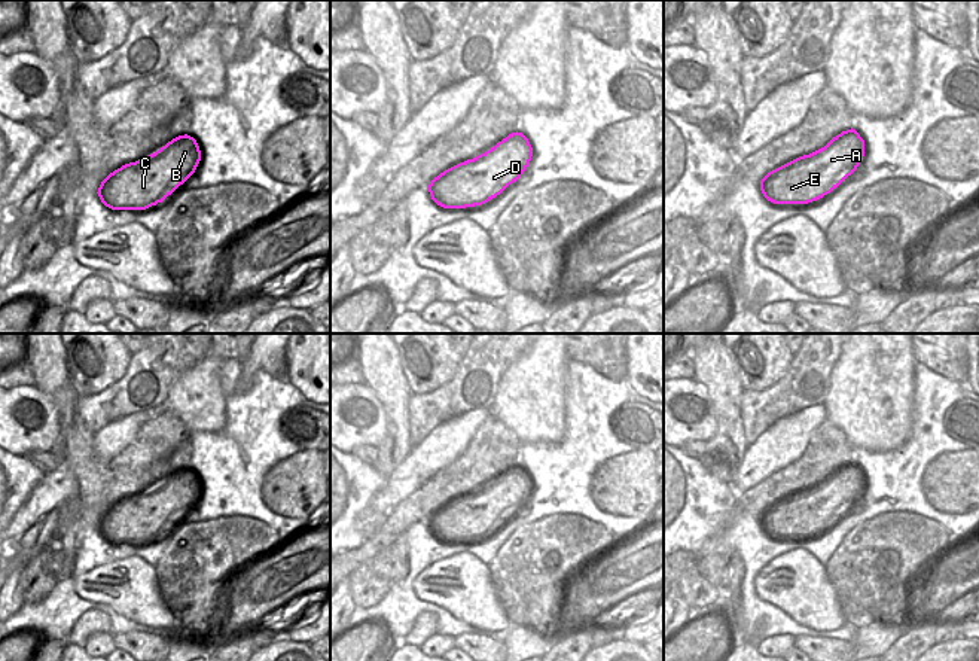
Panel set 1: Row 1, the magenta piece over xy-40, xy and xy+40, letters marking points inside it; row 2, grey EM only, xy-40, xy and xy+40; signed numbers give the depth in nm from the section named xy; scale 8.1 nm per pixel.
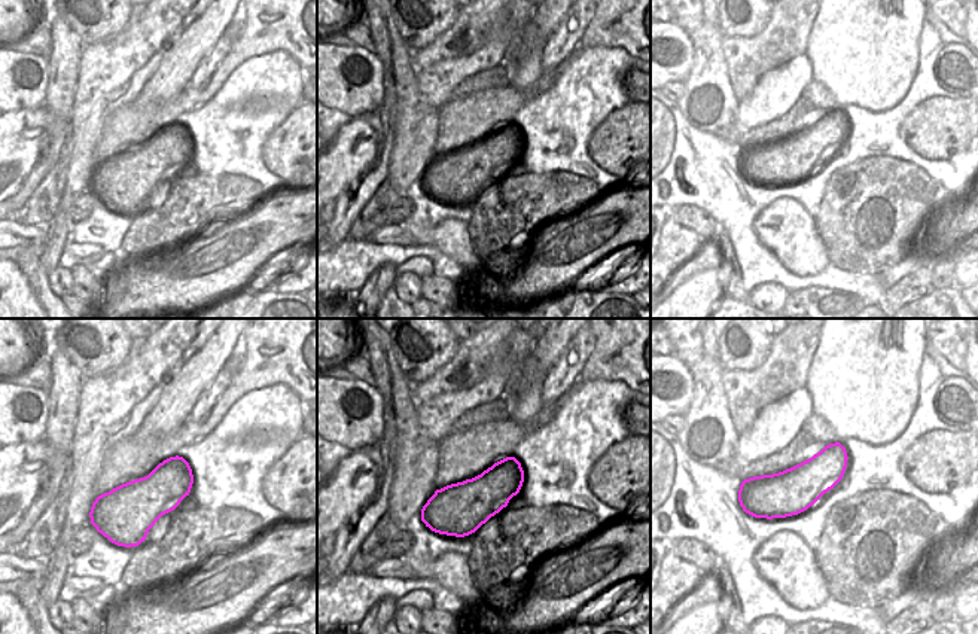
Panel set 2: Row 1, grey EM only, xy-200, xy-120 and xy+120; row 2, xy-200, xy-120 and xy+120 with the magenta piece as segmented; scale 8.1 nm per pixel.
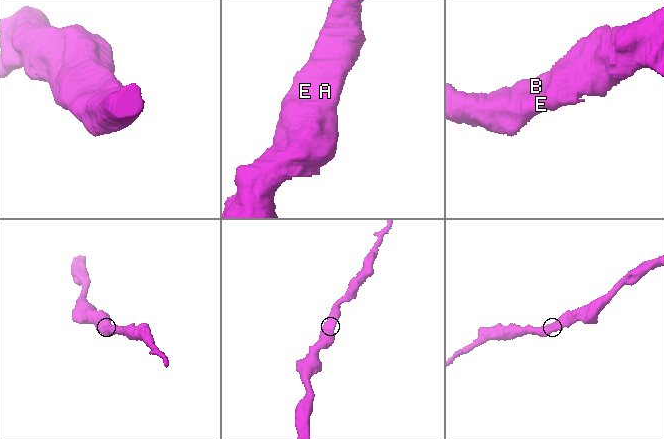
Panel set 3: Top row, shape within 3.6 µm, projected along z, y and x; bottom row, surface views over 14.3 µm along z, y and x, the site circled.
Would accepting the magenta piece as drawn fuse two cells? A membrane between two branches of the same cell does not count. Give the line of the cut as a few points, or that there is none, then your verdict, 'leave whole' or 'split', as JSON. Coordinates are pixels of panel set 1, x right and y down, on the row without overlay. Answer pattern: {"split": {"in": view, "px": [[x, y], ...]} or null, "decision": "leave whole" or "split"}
{"split": null, "decision": "leave whole"}

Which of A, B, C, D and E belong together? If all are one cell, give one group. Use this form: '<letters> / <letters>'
A B C D E

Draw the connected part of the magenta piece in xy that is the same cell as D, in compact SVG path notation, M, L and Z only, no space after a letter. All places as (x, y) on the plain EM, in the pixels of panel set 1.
M516 464L485 487L445 503L427 523L431 533L443 542L482 539L516 515L531 490L528 472Z

